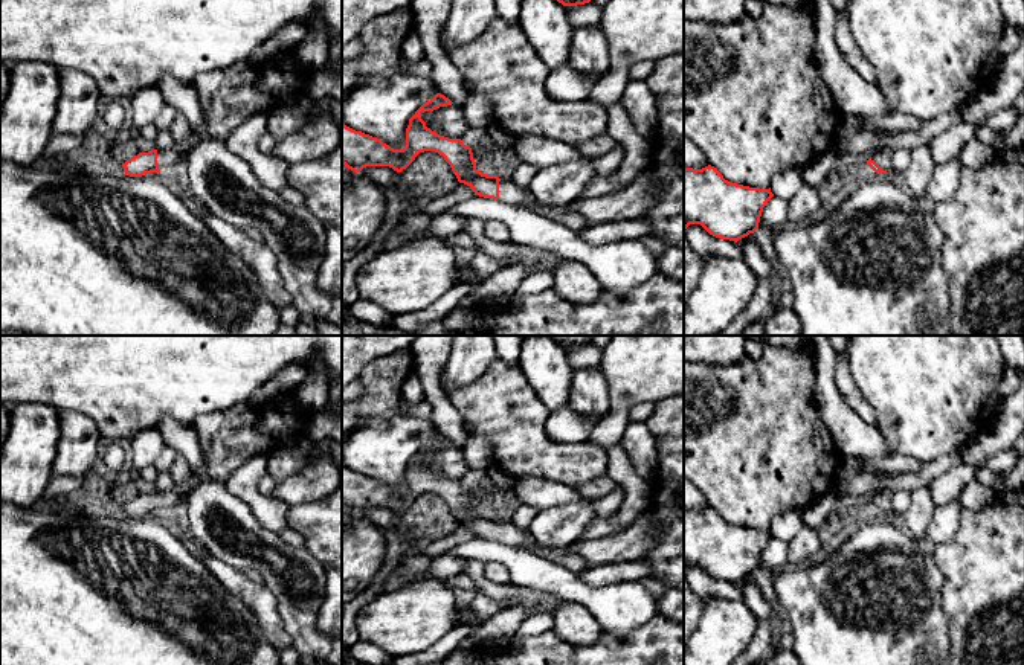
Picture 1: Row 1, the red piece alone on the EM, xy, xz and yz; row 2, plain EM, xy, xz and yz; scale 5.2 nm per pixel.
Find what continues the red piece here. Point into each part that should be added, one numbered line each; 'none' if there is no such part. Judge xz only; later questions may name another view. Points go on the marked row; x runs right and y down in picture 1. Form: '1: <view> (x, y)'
1: xz (508, 192)

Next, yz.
1: yz (882, 157)

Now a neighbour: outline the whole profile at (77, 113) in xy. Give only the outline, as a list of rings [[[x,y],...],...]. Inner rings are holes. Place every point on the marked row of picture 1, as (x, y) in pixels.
[[[60,70],[60,99],[52,124],[58,134],[89,136],[99,128],[99,90],[96,81],[81,70]]]

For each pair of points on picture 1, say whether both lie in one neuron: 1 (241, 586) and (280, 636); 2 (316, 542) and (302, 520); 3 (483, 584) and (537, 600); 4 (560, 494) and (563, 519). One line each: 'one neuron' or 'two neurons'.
1: one neuron
2: one neuron
3: one neuron
4: two neurons

